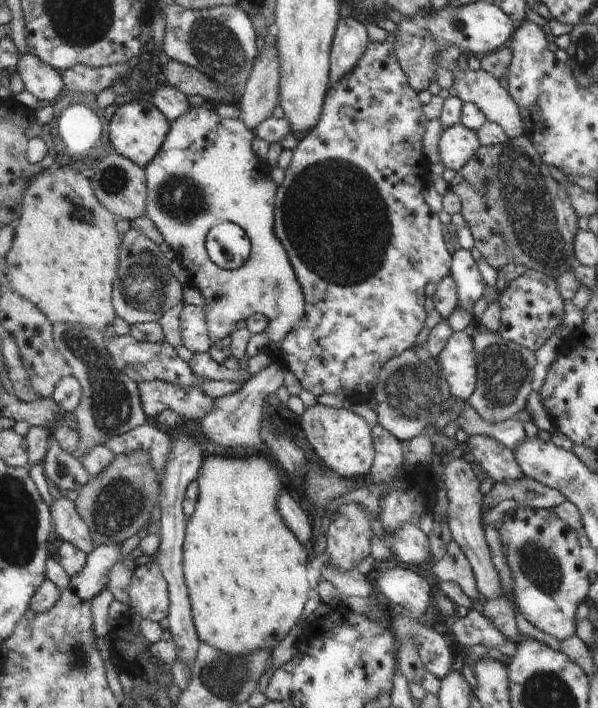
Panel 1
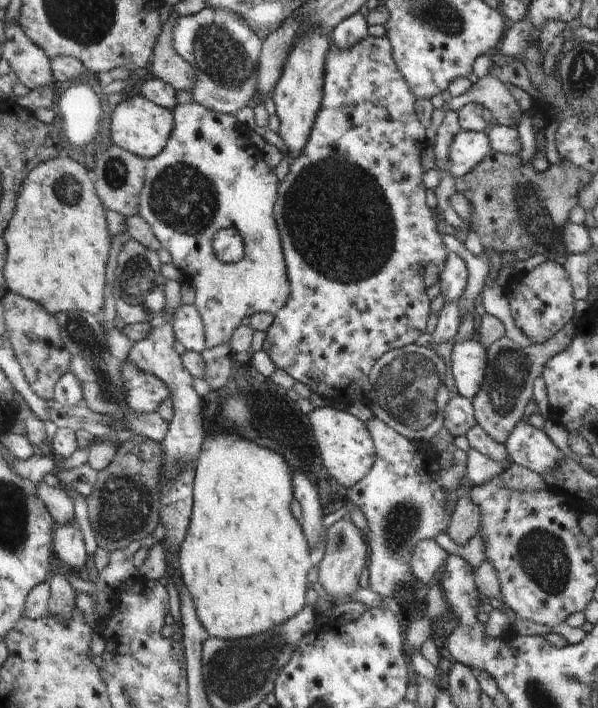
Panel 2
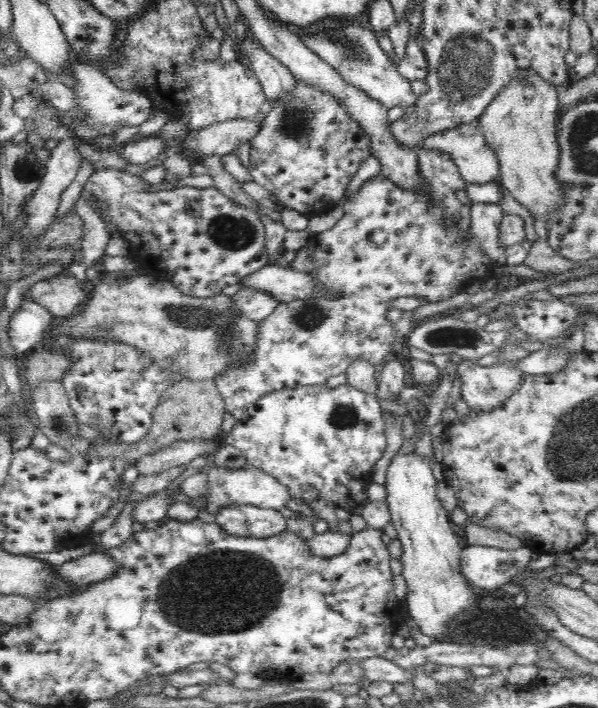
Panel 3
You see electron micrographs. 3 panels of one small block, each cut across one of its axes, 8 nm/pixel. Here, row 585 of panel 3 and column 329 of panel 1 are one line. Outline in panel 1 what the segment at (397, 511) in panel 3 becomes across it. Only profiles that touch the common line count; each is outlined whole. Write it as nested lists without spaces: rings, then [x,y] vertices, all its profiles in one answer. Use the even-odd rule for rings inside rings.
[[[322,404],[306,408],[301,415],[300,424],[306,440],[314,448],[323,465],[348,479],[362,476],[372,469],[375,456],[371,429],[360,416],[346,409],[330,408]]]

